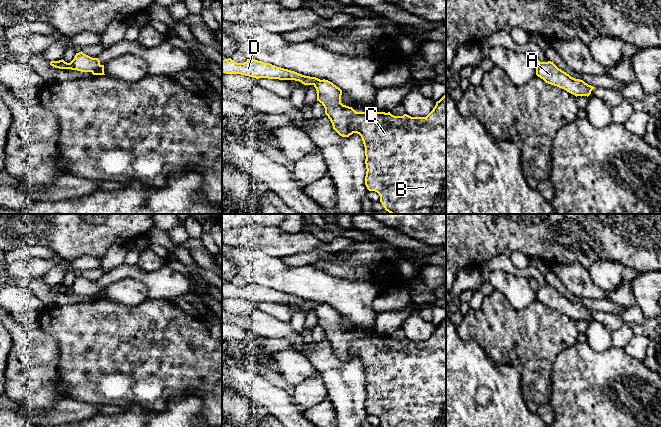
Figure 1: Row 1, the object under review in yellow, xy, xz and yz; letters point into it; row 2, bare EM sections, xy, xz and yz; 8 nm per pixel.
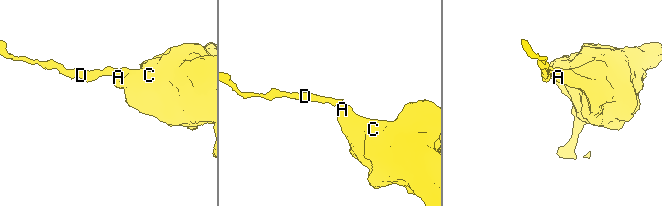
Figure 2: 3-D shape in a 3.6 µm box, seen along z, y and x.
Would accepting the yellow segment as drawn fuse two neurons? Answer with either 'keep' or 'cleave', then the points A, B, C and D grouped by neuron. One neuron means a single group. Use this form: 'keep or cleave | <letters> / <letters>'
cleave | A B C / D

